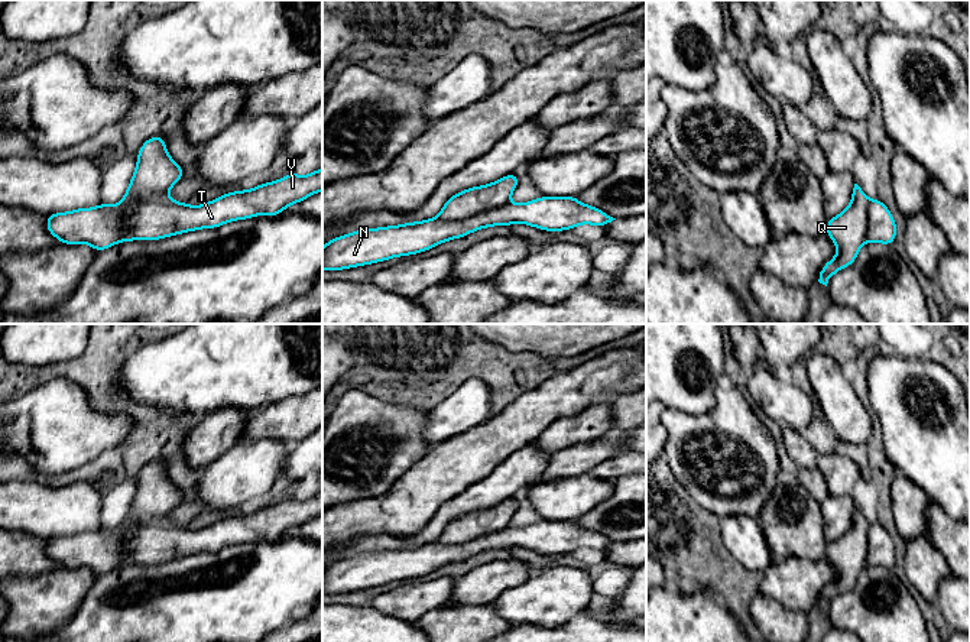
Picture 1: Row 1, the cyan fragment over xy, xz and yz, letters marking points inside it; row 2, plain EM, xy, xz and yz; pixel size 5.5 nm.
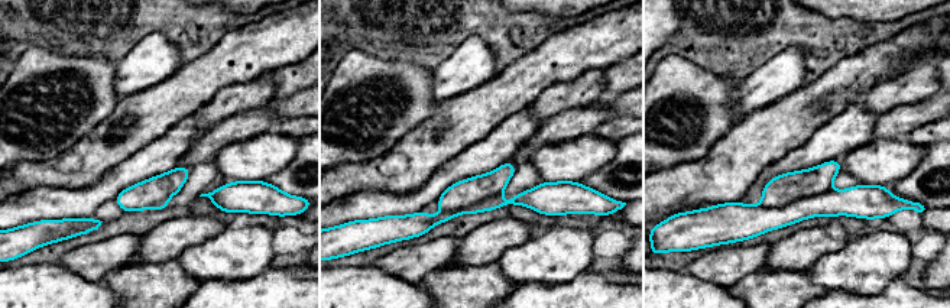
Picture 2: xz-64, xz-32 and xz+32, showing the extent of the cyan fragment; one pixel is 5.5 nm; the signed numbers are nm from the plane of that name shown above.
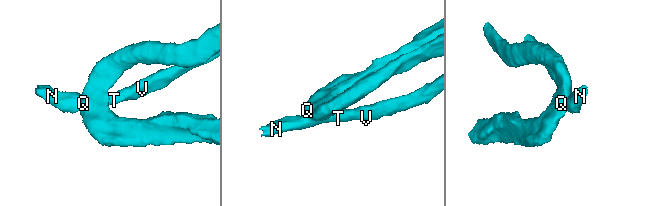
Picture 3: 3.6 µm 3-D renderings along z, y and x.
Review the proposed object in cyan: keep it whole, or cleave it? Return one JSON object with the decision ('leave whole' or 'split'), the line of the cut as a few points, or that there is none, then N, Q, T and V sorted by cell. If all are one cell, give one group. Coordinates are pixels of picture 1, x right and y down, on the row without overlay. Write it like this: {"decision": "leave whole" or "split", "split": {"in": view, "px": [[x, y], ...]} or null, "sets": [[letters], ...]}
{"decision": "split", "split": {"in": "xz", "px": [[508, 525], [460, 544], [437, 542]]}, "sets": [["N", "T", "V"], ["Q"]]}

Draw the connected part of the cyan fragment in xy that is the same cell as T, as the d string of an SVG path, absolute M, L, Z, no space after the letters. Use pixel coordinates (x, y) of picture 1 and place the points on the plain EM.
M322 493L305 500L291 495L278 505L263 506L249 515L227 516L197 531L160 518L136 529L101 526L98 531L53 536L48 538L46 554L61 567L87 567L101 575L120 565L159 564L260 538L276 541L319 515Z

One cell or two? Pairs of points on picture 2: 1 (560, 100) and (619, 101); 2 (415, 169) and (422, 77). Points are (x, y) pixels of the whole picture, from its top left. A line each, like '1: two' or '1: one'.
1: one
2: two

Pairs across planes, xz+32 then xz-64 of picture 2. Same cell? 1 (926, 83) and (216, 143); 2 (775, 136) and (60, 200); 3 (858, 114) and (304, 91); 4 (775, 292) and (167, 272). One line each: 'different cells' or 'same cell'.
1: same cell
2: different cells
3: different cells
4: same cell

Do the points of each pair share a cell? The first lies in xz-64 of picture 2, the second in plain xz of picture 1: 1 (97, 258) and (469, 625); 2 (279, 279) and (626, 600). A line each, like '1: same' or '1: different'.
1: different
2: different

